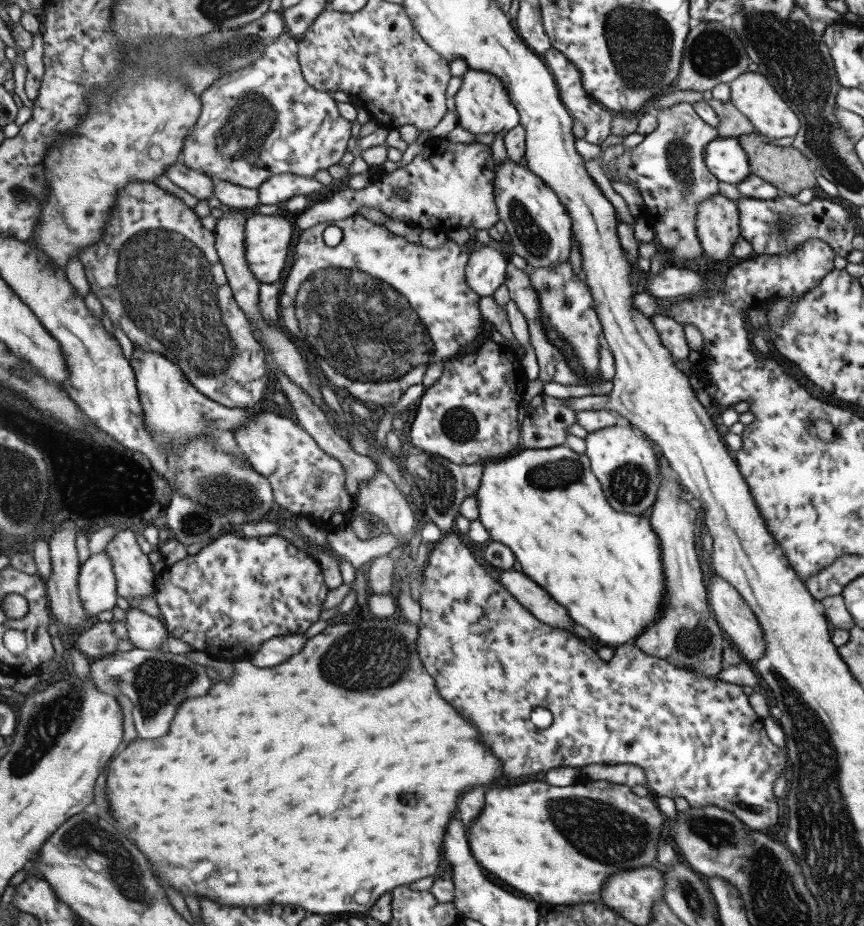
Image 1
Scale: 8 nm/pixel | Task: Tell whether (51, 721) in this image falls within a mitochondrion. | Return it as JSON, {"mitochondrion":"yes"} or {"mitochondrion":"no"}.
{"mitochondrion":"yes"}

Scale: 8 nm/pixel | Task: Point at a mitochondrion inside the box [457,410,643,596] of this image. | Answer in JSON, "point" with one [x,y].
{"point":[561,474]}

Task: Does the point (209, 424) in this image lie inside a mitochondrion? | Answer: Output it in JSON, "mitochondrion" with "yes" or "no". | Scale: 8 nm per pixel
{"mitochondrion":"yes"}

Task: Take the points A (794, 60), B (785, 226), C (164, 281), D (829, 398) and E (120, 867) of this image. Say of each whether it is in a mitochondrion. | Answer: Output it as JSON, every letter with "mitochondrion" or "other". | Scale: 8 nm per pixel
{"A":"mitochondrion","B":"mitochondrion","C":"mitochondrion","D":"other","E":"mitochondrion"}

